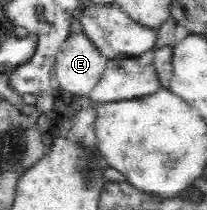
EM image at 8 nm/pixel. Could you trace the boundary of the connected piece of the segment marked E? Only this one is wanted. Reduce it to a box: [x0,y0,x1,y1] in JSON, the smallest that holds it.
[53,33,108,97]

